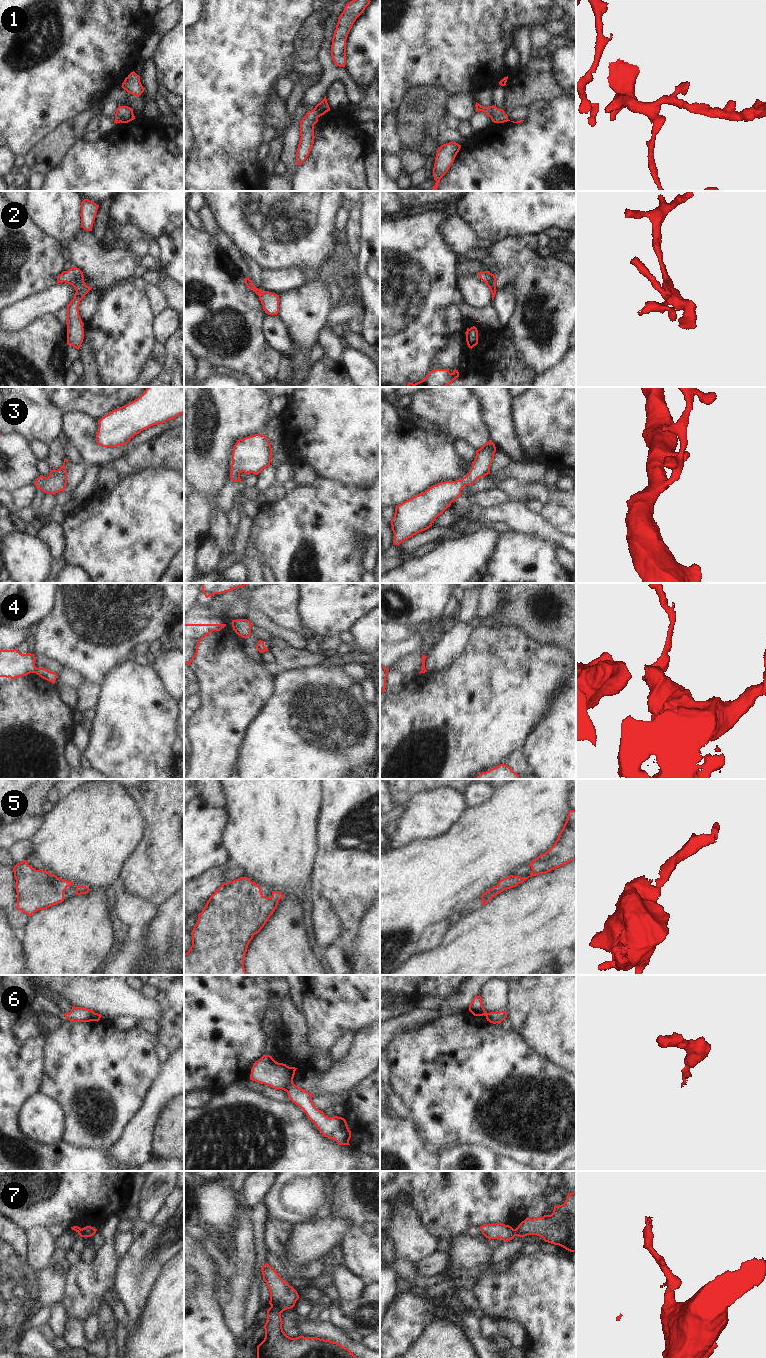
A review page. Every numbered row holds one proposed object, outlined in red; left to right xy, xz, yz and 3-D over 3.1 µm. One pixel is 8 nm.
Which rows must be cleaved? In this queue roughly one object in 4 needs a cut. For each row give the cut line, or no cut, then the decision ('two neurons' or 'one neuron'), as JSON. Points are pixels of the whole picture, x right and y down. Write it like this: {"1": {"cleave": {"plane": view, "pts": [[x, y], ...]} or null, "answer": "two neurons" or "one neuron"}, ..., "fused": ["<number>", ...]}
{"1": {"cleave": null, "answer": "one neuron"}, "2": {"cleave": null, "answer": "one neuron"}, "3": {"cleave": null, "answer": "one neuron"}, "4": {"cleave": {"plane": "xy", "pts": [[37, 668], [34, 672]]}, "answer": "two neurons"}, "5": {"cleave": null, "answer": "one neuron"}, "6": {"cleave": {"plane": "xz", "pts": [[292, 1082], [285, 1090]]}, "answer": "two neurons"}, "7": {"cleave": {"plane": "xz", "pts": [[271, 1305], [278, 1308], [281, 1312]]}, "answer": "two neurons"}, "fused": ["4", "6", "7"]}

